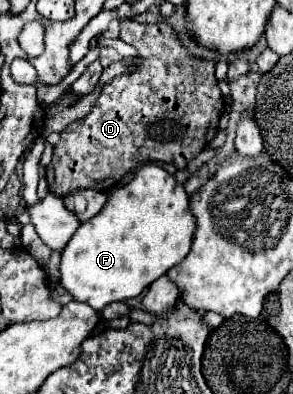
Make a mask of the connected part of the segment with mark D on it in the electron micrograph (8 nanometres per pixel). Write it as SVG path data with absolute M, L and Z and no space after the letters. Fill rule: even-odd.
M123 19L121 41L129 43L139 51L141 63L133 73L111 79L103 87L95 109L85 119L79 119L61 131L61 139L53 147L53 159L47 165L45 175L49 191L53 195L63 197L75 189L107 191L115 187L129 171L147 161L171 163L173 167L185 171L187 165L217 135L219 119L223 115L223 93L215 79L215 61L193 57L189 49L179 41L177 31L167 23L143 25L133 19Z

